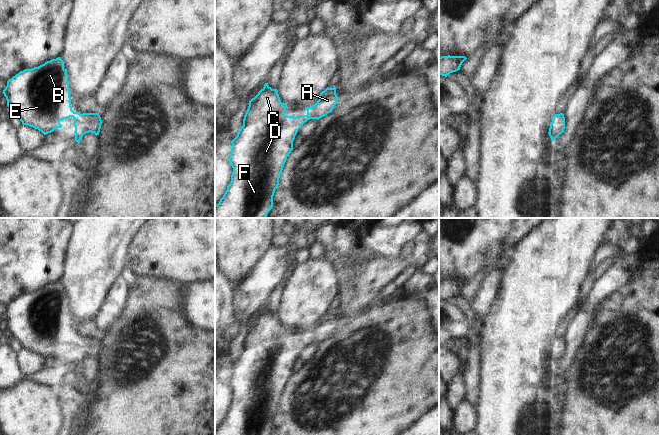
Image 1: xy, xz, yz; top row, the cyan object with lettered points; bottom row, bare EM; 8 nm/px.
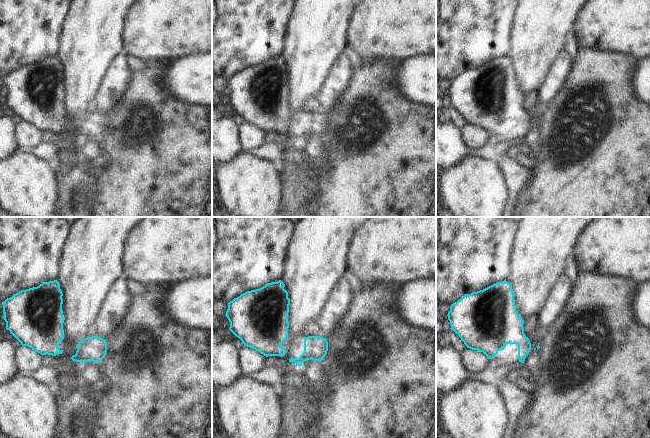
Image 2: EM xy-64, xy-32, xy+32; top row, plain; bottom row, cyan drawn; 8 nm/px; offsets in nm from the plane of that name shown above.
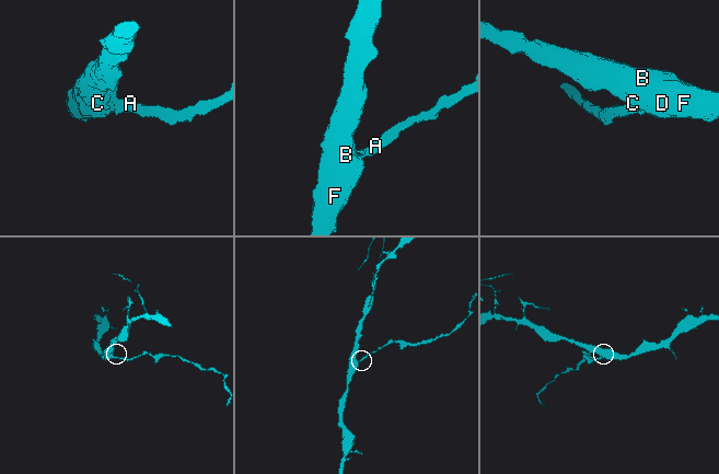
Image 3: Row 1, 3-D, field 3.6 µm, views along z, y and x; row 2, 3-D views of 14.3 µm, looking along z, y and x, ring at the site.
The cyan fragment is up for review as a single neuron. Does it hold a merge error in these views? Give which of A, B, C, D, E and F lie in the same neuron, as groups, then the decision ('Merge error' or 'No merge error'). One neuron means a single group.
Groups: A B C D E F. No merge error

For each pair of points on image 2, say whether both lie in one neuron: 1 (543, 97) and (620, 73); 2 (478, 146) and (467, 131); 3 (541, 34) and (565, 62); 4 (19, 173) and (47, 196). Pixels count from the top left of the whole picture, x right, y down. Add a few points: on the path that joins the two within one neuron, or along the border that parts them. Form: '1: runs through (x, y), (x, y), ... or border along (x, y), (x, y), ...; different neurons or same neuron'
1: border along (569, 73), (562, 87), (544, 106); different neurons
2: runs through (477, 142), (471, 135); same neuron
3: border along (562, 49), (552, 61), (546, 74); different neurons
4: runs through (26, 180), (40, 194); same neuron

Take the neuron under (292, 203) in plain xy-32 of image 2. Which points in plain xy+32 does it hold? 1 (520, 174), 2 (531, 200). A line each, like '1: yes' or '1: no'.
1: yes
2: no

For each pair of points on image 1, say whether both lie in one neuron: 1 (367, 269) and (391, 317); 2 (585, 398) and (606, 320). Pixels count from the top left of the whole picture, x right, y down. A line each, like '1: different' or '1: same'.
1: different
2: same

